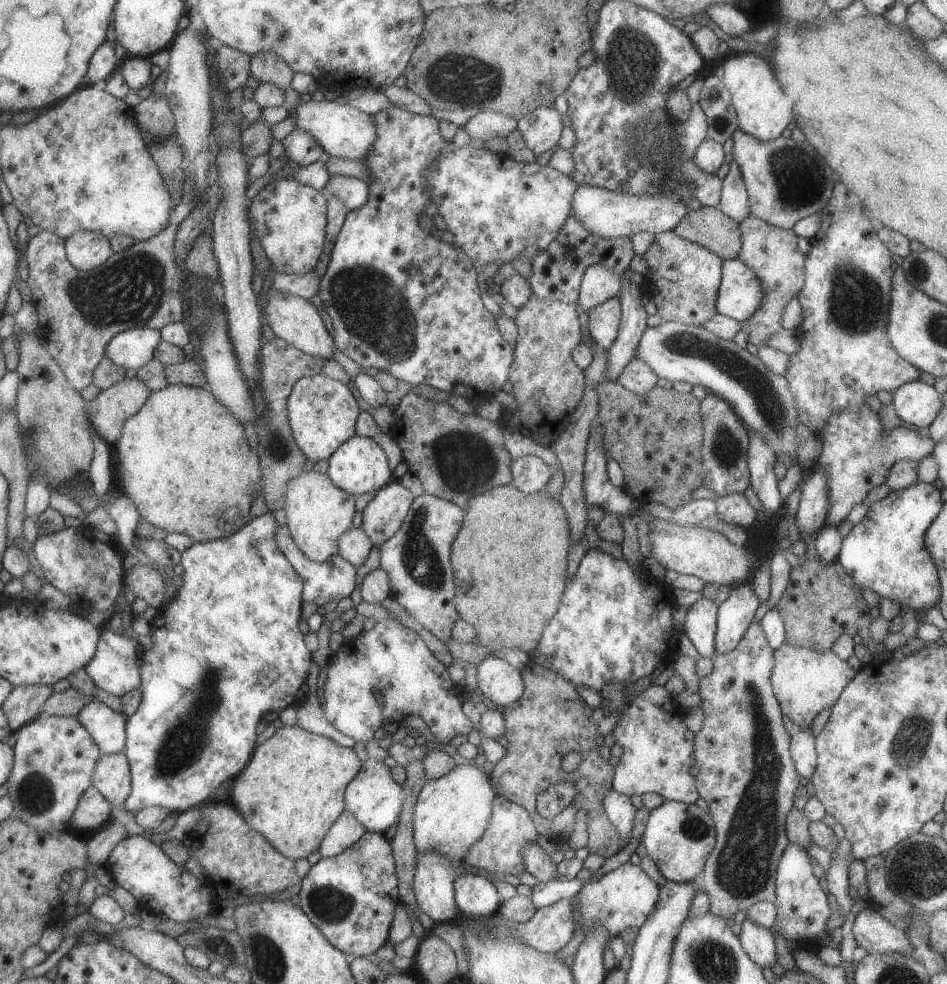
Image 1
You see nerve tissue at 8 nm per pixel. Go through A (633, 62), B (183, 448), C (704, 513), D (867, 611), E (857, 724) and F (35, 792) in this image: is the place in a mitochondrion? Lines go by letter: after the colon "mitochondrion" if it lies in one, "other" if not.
A: mitochondrion
B: other
C: other
D: other
E: other
F: mitochondrion

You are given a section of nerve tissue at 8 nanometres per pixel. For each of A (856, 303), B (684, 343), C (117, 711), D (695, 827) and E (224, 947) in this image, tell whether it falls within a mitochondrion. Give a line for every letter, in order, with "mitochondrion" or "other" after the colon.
A: mitochondrion
B: mitochondrion
C: other
D: mitochondrion
E: mitochondrion

